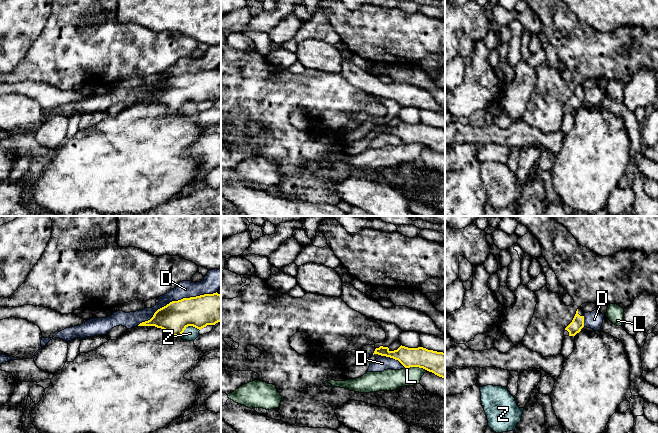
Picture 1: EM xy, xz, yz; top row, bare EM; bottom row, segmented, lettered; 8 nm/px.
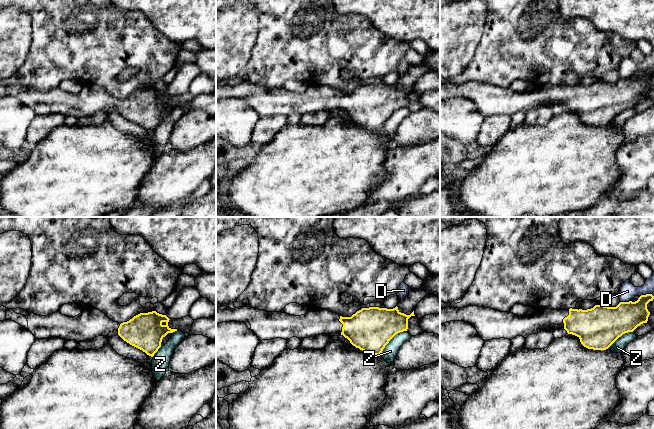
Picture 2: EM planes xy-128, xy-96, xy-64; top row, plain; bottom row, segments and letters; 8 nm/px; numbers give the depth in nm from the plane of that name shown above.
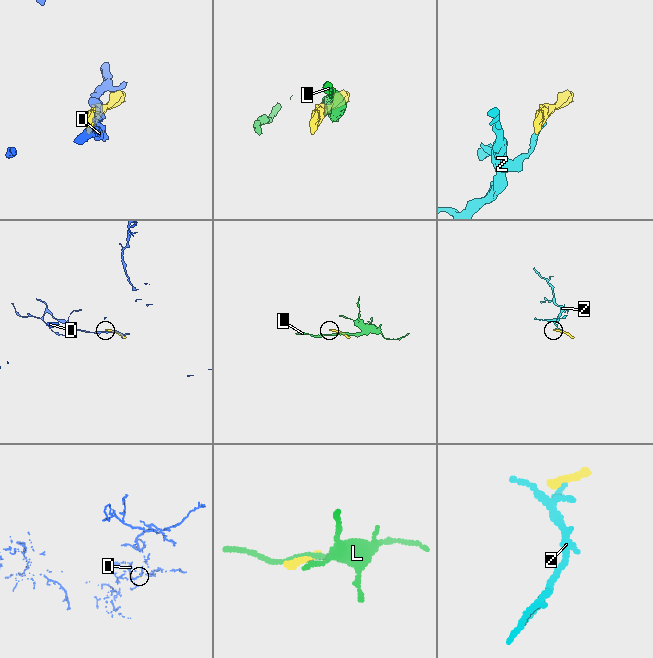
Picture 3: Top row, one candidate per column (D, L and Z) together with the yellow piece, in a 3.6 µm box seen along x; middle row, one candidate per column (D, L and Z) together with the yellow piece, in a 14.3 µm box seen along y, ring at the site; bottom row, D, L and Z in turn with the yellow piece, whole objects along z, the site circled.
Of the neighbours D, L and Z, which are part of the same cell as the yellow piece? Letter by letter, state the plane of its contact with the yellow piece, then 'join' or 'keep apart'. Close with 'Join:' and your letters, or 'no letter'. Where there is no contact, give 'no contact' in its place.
D: contact in xy; keep apart
L: contact in xz; keep apart
Z: contact in xy; keep apart
Join: no letter

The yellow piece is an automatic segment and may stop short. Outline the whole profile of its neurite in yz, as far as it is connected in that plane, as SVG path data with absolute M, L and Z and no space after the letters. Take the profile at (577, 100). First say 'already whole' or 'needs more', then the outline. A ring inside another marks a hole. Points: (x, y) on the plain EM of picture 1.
needs more | M578 84L572 98L565 104L564 112L575 112L584 103L584 89Z

